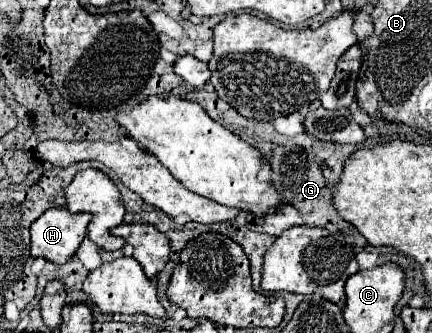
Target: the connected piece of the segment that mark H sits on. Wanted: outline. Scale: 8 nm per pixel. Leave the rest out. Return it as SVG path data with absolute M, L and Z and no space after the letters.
M57 207L45 211L31 225L31 255L33 257L45 257L47 261L53 261L53 263L67 263L75 255L81 241L85 239L89 219L91 219L91 215L71 213L67 209L57 209Z

